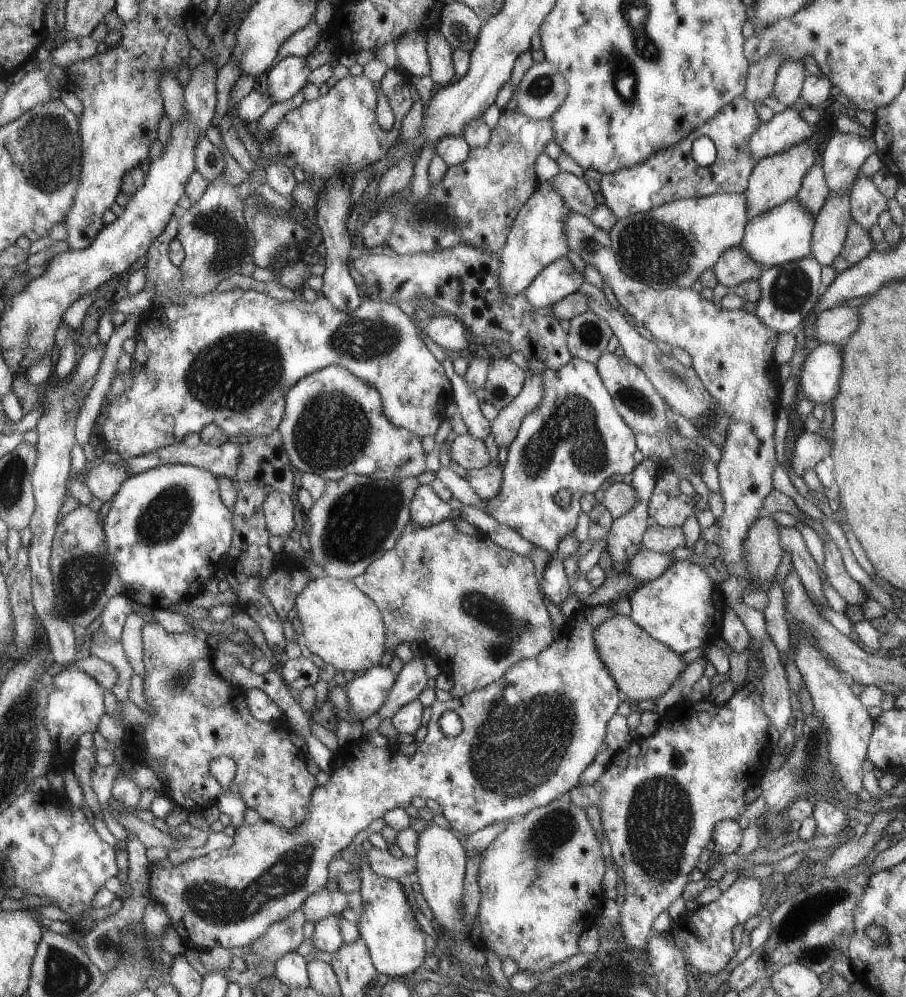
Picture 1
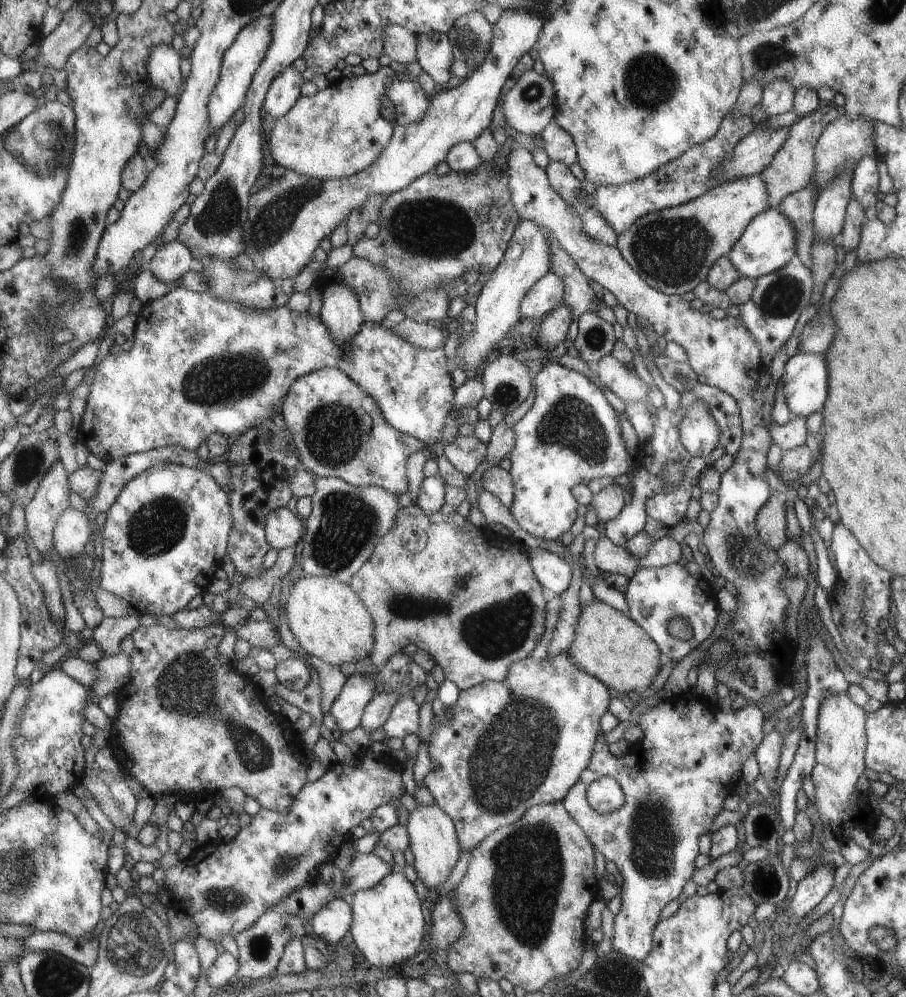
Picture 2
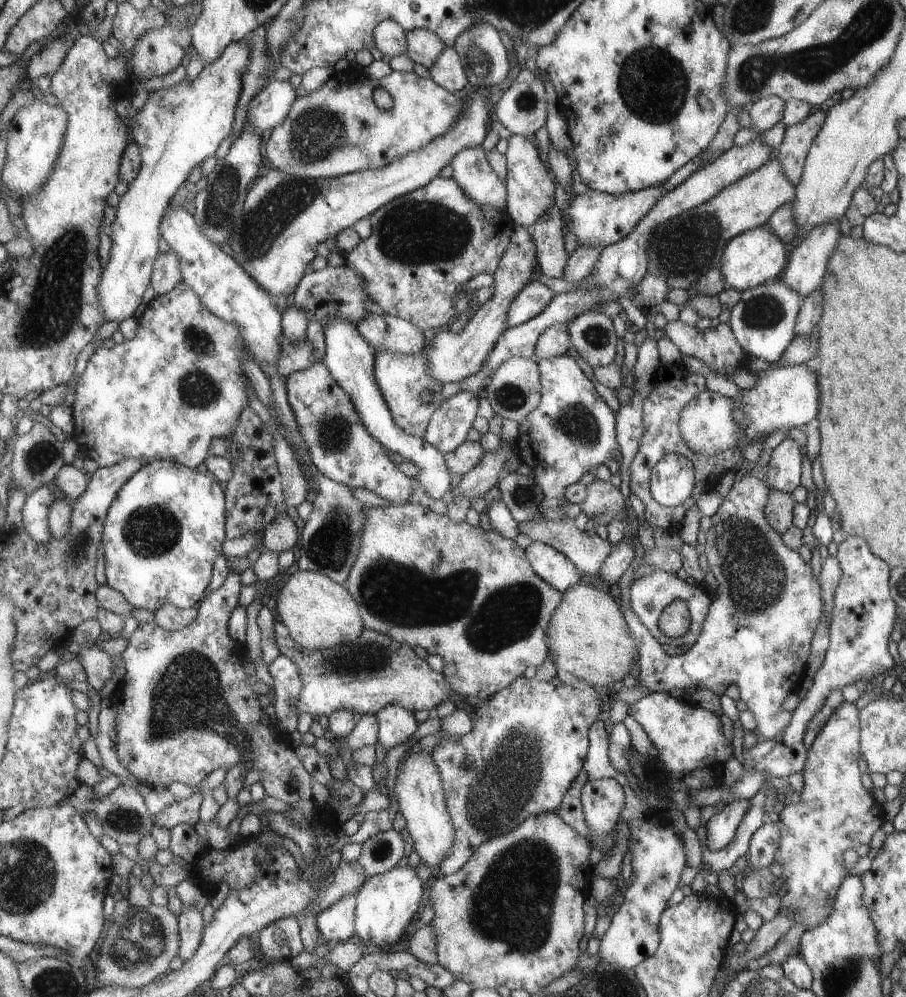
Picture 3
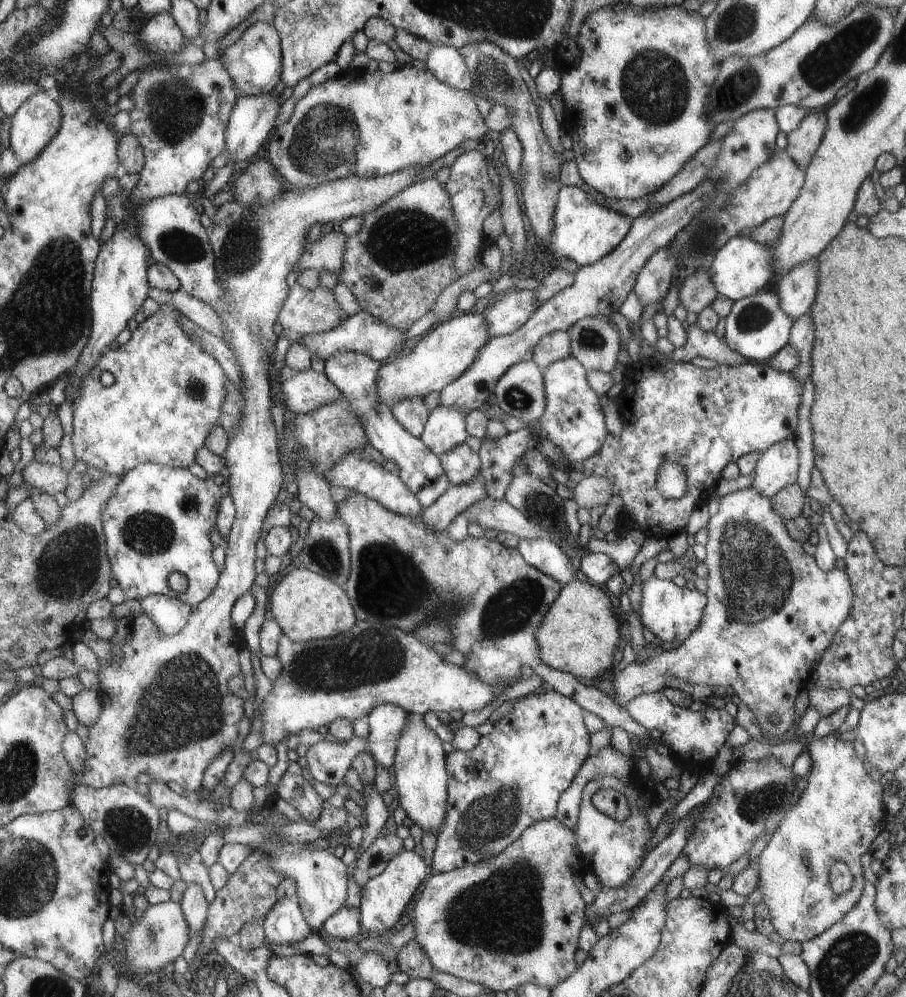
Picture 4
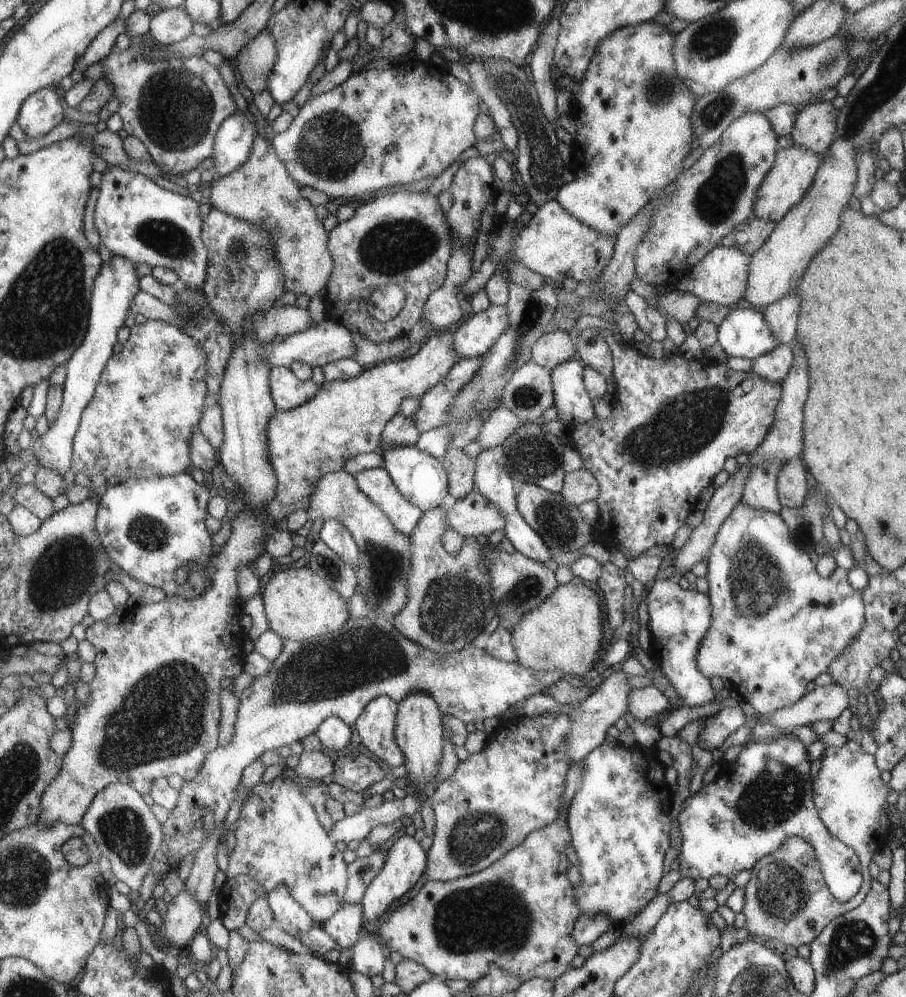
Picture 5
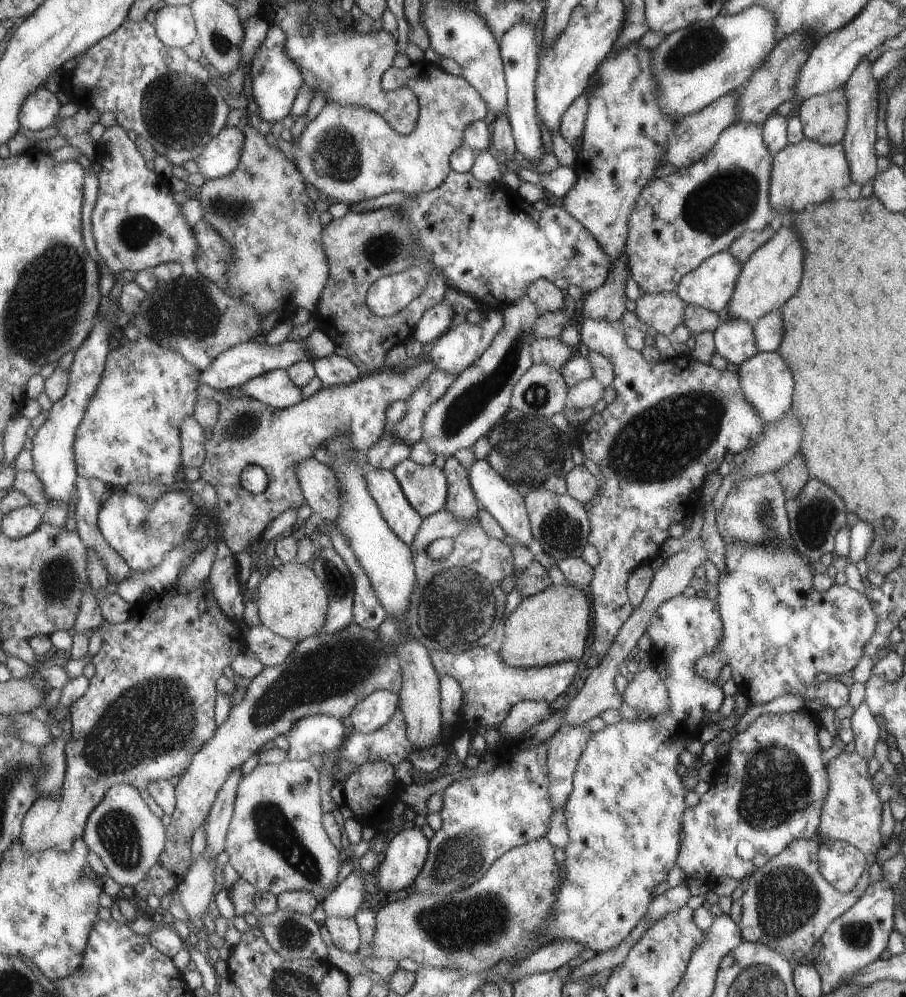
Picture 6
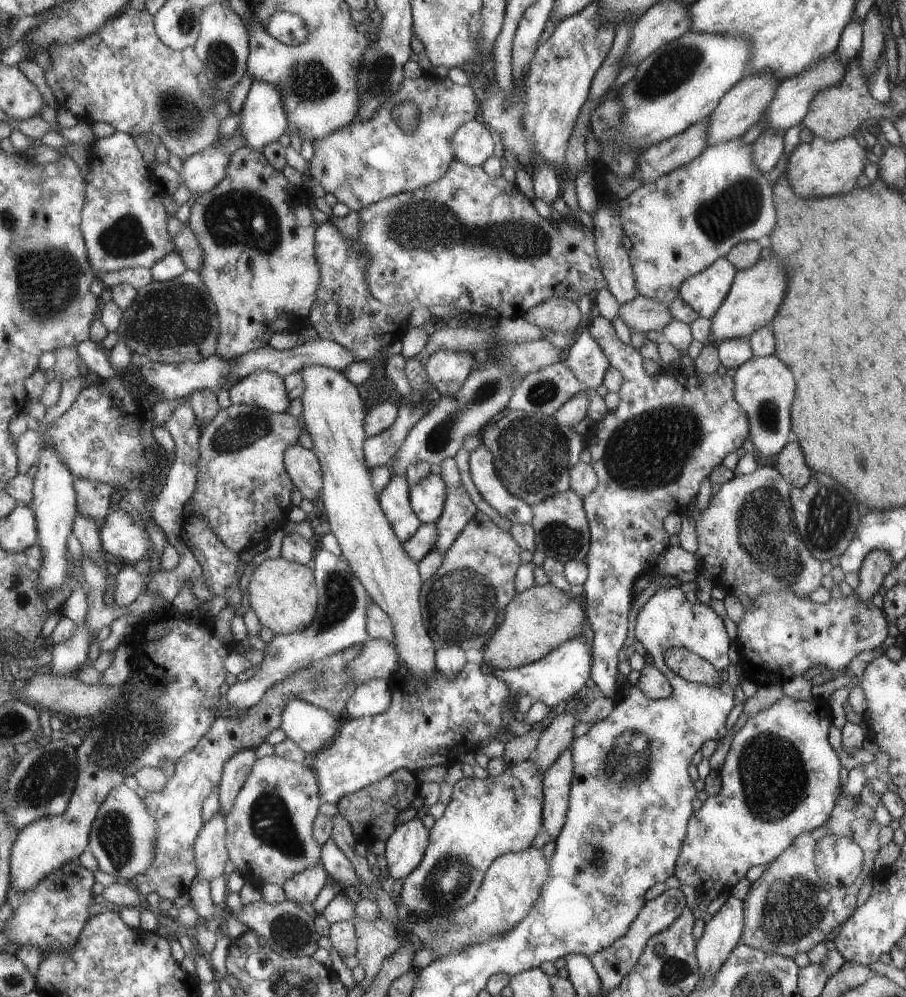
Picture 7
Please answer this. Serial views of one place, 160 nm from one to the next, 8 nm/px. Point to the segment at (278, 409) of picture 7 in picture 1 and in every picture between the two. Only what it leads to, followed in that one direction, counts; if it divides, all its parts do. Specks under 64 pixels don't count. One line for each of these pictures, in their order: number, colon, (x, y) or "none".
1: (334, 423)
2: (339, 430)
3: (341, 446)
4: (305, 392)
5: (288, 391)
6: (275, 388)

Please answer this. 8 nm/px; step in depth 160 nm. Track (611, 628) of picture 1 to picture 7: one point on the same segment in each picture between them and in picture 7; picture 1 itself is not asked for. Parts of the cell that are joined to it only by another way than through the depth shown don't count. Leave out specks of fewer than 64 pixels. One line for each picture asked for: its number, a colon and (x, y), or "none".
2: (608, 644)
3: (589, 640)
4: (578, 634)
5: (561, 634)
6: (552, 626)
7: (540, 618)

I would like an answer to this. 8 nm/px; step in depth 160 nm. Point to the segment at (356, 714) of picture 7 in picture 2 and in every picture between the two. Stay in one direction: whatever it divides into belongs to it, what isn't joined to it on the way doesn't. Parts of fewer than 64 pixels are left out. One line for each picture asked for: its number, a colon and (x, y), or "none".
2: (404, 720)
3: (397, 724)
4: (387, 721)
5: (376, 726)
6: (376, 710)

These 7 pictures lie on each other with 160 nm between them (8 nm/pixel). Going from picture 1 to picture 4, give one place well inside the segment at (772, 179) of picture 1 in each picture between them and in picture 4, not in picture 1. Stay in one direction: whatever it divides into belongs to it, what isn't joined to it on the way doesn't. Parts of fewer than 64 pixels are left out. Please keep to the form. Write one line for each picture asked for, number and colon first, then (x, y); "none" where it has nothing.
2: (792, 167)
3: (793, 150)
4: (802, 142)

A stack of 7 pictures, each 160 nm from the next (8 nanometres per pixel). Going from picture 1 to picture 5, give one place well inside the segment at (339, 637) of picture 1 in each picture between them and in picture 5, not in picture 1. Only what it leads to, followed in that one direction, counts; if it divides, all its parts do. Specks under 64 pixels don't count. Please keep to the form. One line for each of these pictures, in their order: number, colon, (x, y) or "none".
2: (329, 619)
3: (320, 612)
4: (309, 606)
5: (299, 604)

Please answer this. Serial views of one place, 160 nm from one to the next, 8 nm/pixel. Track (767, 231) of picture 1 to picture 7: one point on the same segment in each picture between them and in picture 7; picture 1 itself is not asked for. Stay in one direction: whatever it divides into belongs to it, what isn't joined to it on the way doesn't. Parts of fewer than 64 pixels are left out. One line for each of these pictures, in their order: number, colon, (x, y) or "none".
2: (768, 242)
3: (756, 256)
4: (742, 266)
5: (721, 276)
6: (710, 286)
7: (704, 292)

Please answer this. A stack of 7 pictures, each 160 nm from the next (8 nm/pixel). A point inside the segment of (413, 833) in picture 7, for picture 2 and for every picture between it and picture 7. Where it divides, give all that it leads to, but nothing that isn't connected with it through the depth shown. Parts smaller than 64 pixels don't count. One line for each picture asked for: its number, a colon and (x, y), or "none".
2: (388, 928)
3: (386, 907)
4: (386, 897)
5: (406, 863)
6: (407, 852)

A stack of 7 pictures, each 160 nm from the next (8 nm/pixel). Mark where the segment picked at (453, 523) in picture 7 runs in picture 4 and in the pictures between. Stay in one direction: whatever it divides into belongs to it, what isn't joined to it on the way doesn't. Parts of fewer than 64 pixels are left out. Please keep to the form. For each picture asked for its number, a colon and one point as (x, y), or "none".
4: (462, 463)
5: (460, 467)
6: (462, 501)

